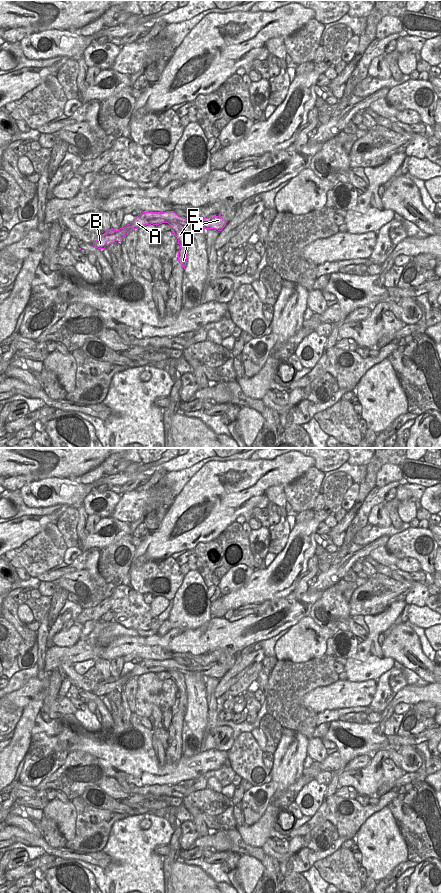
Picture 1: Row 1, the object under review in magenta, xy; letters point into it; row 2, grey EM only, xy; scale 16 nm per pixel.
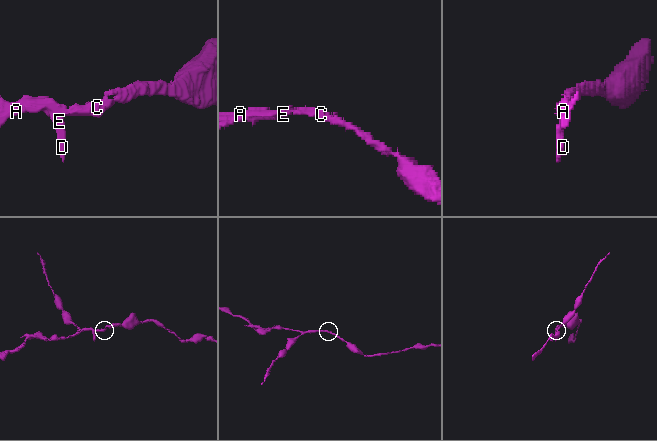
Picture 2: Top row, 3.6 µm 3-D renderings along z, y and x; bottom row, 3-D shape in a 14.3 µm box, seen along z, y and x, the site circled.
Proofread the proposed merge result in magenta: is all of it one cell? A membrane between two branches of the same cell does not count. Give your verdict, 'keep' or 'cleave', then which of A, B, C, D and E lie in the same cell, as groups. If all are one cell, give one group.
cleave; groups A B C / D E

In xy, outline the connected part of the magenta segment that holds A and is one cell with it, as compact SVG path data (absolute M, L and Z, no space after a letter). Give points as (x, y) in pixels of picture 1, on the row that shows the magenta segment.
M145 215L137 216L130 224L119 230L114 230L111 228L104 233L102 238L98 238L93 242L93 246L98 249L105 249L111 243L117 241L118 243L122 241L124 237L128 234L129 231L133 229L138 229L146 225L159 225L165 223L166 220L163 218L146 218Z

